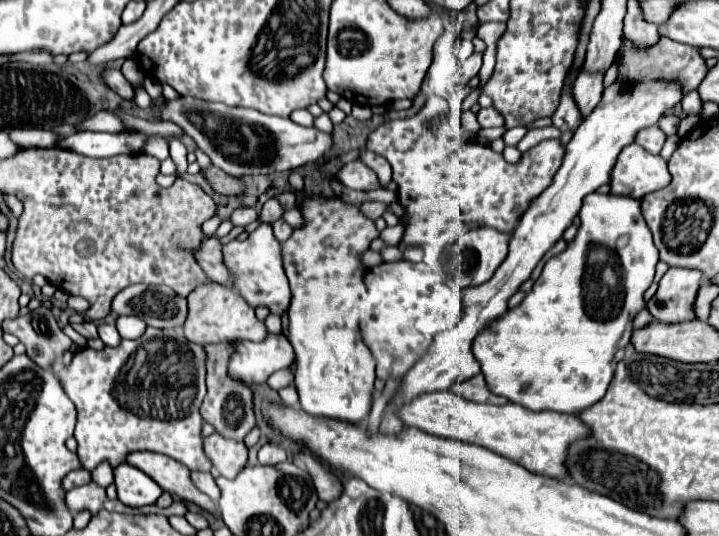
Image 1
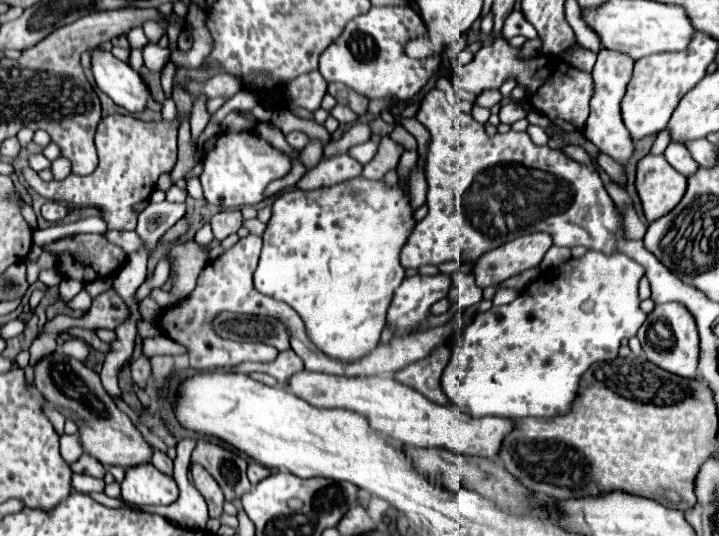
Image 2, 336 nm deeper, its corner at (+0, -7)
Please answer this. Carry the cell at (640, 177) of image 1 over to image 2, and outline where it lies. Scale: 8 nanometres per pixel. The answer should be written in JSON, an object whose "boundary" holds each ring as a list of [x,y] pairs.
{"boundary":[[[647,154],[639,160],[635,190],[647,222],[657,220],[659,216],[667,214],[667,210],[675,208],[675,204],[679,204],[683,198],[685,186],[687,178],[671,168],[665,156]]]}

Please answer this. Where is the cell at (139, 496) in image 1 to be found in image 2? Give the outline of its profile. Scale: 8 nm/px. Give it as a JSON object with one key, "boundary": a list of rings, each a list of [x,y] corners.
{"boundary":[[[153,464],[129,468],[121,482],[121,500],[137,506],[167,506],[177,498],[177,484]]]}

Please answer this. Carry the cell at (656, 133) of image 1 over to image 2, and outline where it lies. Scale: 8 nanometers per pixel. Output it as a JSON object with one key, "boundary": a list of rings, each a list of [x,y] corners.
{"boundary":[[[671,142],[665,150],[665,158],[667,162],[681,174],[689,176],[691,172],[695,172],[697,168],[697,162],[689,156],[689,150],[683,146],[683,144],[677,144],[677,142]]]}

